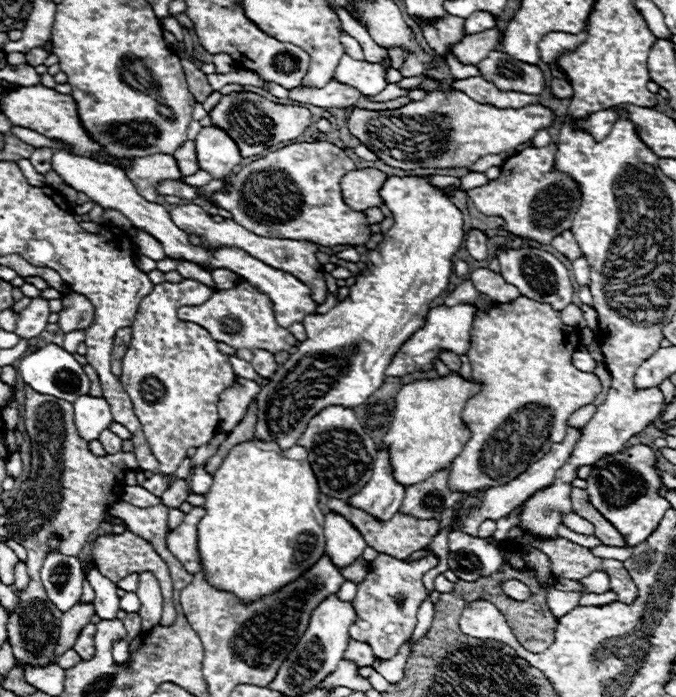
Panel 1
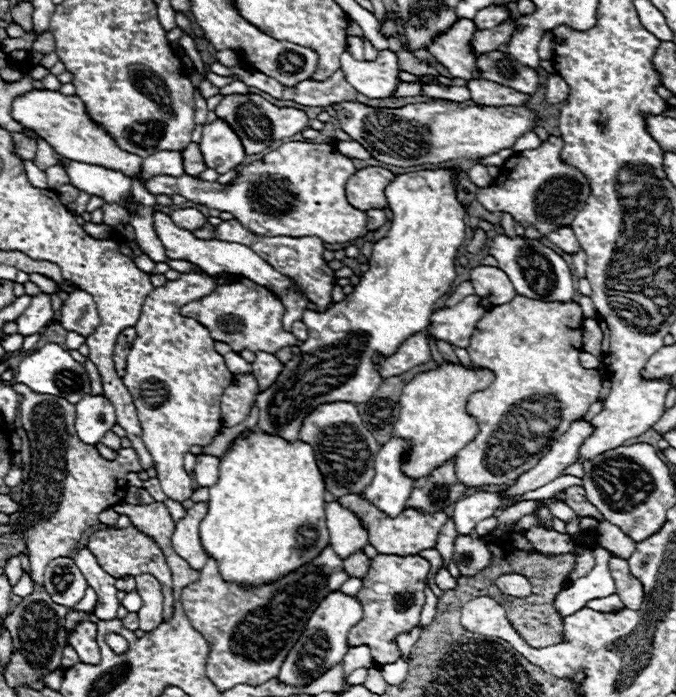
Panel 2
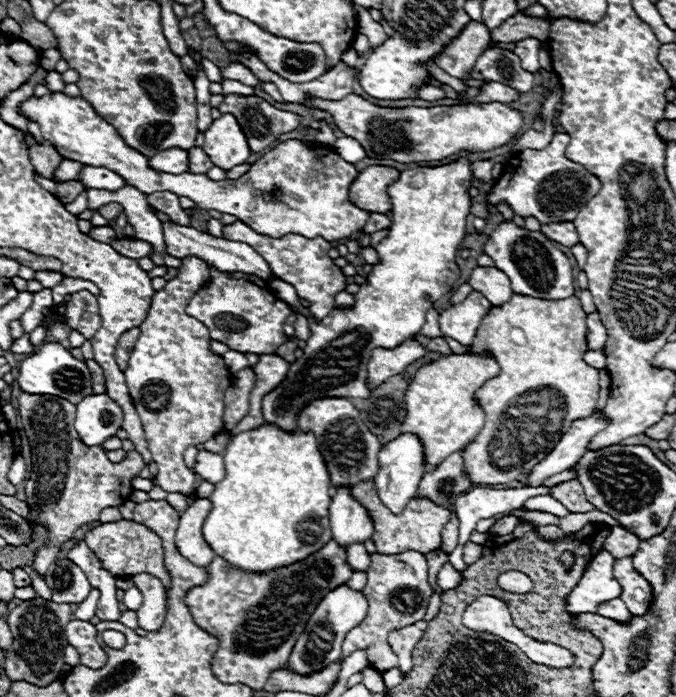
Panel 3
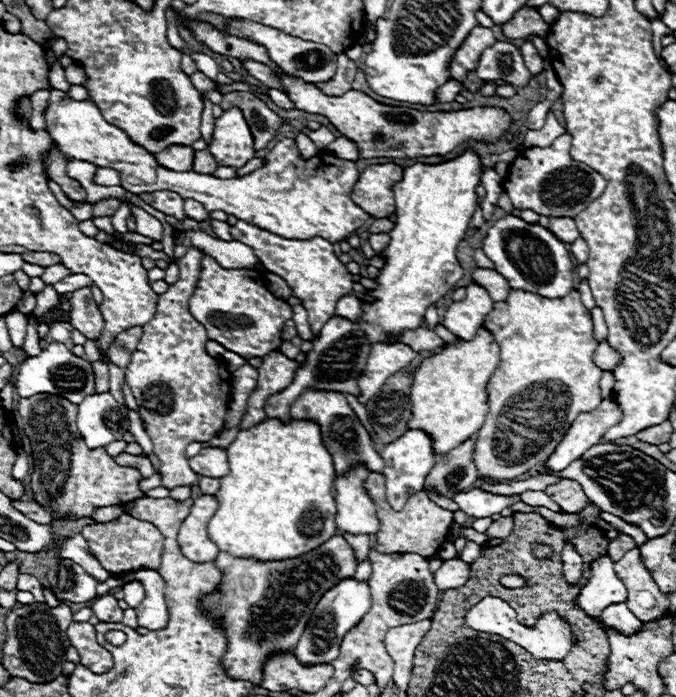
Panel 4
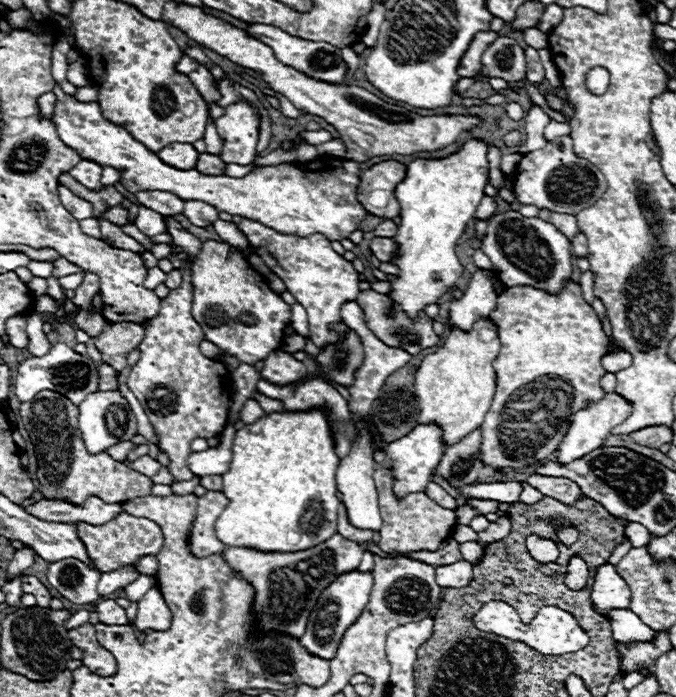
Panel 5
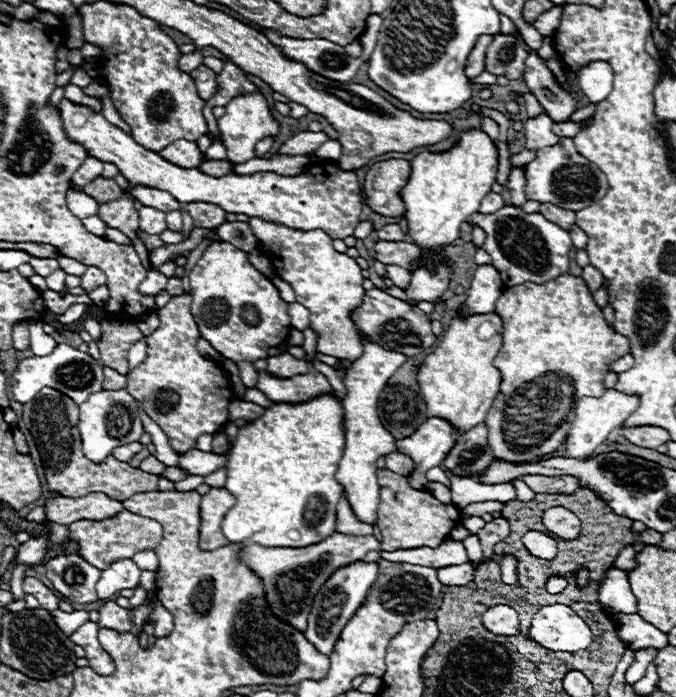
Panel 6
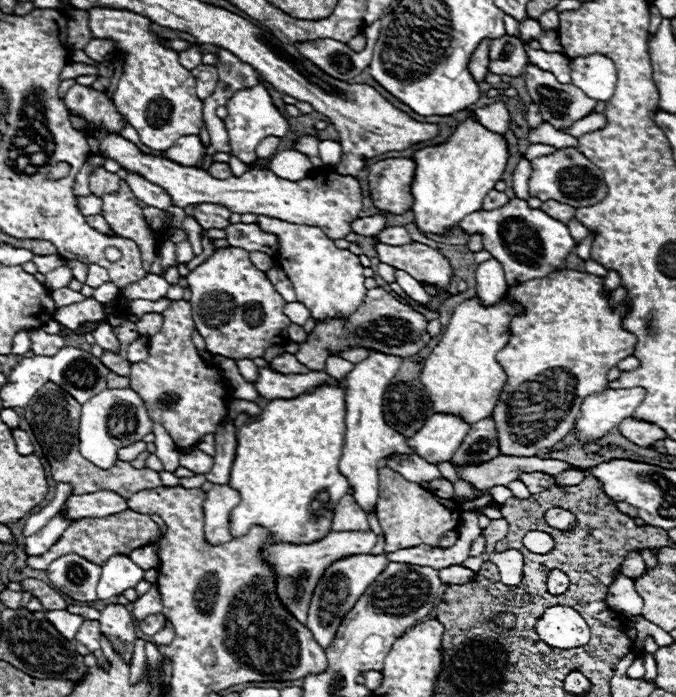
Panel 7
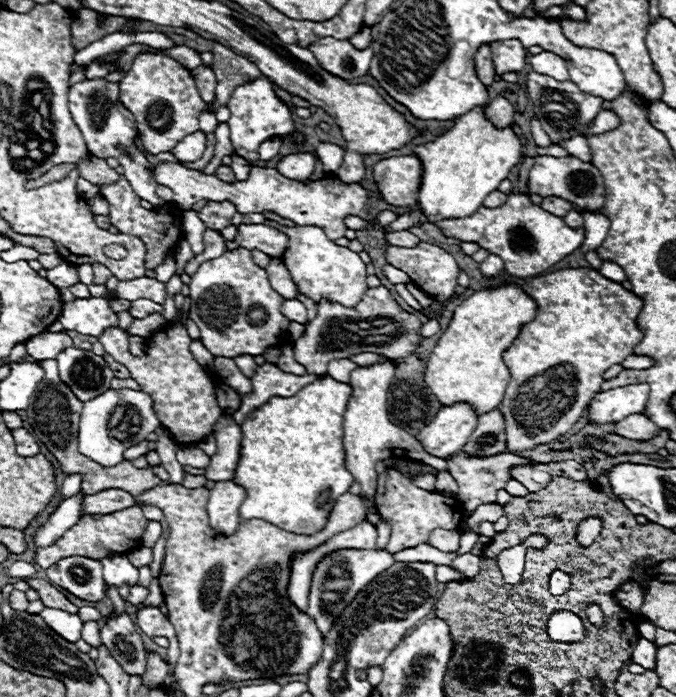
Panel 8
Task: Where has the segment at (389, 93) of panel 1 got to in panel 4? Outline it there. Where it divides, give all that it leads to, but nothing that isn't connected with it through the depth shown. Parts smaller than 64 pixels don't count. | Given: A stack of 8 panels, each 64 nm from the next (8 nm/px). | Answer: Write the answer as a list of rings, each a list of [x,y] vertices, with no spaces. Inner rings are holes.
[[[452,80],[452,82],[444,84],[444,86],[440,86],[440,88],[436,90],[436,100],[440,100],[440,102],[452,102],[452,100],[460,94],[460,84],[462,84],[462,82]]]

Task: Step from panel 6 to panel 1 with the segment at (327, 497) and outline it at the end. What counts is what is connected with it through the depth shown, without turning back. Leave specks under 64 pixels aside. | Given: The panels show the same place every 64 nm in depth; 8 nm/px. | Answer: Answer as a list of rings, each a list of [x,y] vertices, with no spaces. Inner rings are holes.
[[[258,440],[234,446],[212,476],[204,510],[206,516],[198,522],[198,552],[206,582],[218,590],[236,594],[244,604],[282,590],[312,568],[324,554],[324,512],[320,510],[318,484],[302,446],[284,452],[280,452],[278,444]]]

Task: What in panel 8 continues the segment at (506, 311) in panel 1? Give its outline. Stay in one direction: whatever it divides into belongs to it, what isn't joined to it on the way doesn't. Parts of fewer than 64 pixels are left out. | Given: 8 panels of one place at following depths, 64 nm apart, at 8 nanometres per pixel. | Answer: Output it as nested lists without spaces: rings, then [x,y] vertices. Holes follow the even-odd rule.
[[[566,268],[550,272],[546,276],[524,282],[522,290],[536,302],[538,308],[534,320],[520,328],[516,340],[502,354],[502,360],[510,370],[510,384],[500,404],[508,452],[534,450],[538,444],[550,444],[566,434],[584,414],[590,398],[600,392],[604,382],[602,374],[612,364],[620,364],[624,356],[630,356],[634,346],[642,340],[642,332],[634,324],[642,310],[642,300],[636,294],[624,290],[620,284],[604,278],[596,270]]]

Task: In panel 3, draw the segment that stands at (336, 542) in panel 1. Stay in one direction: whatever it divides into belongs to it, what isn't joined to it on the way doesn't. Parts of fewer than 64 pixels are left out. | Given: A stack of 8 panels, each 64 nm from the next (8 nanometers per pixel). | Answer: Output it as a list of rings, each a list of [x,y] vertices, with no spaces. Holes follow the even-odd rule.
[[[346,488],[338,490],[338,494],[332,498],[328,516],[332,540],[336,540],[346,550],[350,544],[366,542],[374,532],[368,512],[350,498],[350,490]]]

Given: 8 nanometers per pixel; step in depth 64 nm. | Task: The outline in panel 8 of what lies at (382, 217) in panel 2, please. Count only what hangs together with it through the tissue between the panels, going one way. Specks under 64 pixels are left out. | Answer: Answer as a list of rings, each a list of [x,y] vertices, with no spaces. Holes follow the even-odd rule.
[[[402,230],[402,232],[388,232],[386,234],[386,240],[388,240],[388,244],[392,244],[392,246],[402,246],[402,248],[414,248],[420,240],[414,236],[414,234],[410,234],[408,230]]]

